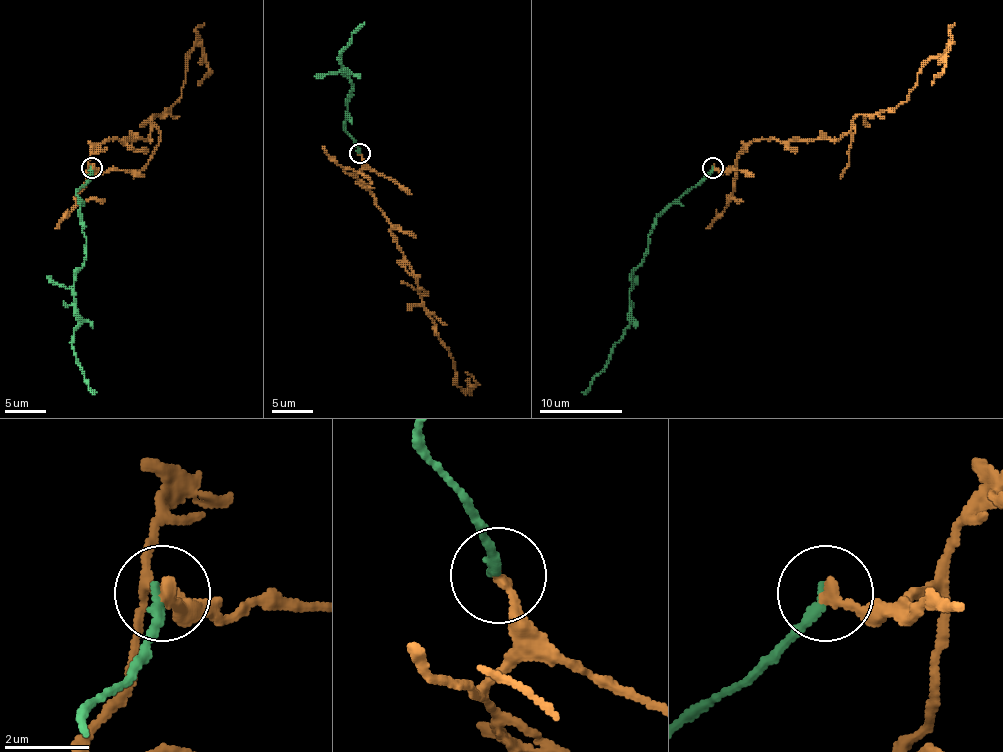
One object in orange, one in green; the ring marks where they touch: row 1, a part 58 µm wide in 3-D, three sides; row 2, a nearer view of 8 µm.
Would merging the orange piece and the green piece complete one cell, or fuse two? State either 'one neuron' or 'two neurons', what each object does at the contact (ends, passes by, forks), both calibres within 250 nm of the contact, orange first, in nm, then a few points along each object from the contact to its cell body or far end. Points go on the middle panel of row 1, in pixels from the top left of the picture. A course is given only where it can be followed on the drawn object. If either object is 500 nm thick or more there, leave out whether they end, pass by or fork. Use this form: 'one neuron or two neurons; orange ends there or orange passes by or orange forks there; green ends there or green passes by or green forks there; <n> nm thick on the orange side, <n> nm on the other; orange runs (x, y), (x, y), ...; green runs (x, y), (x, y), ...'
two neurons; orange ends there; green ends there; 280 nm thick on the orange side, 240 nm on the other; orange runs (360, 153), (356, 175), (391, 225), (463, 391), (476, 383), (465, 372); green runs (358, 153), (356, 140), (343, 124), (347, 97), (353, 88), (341, 72), (345, 70), (339, 55), (364, 22)

